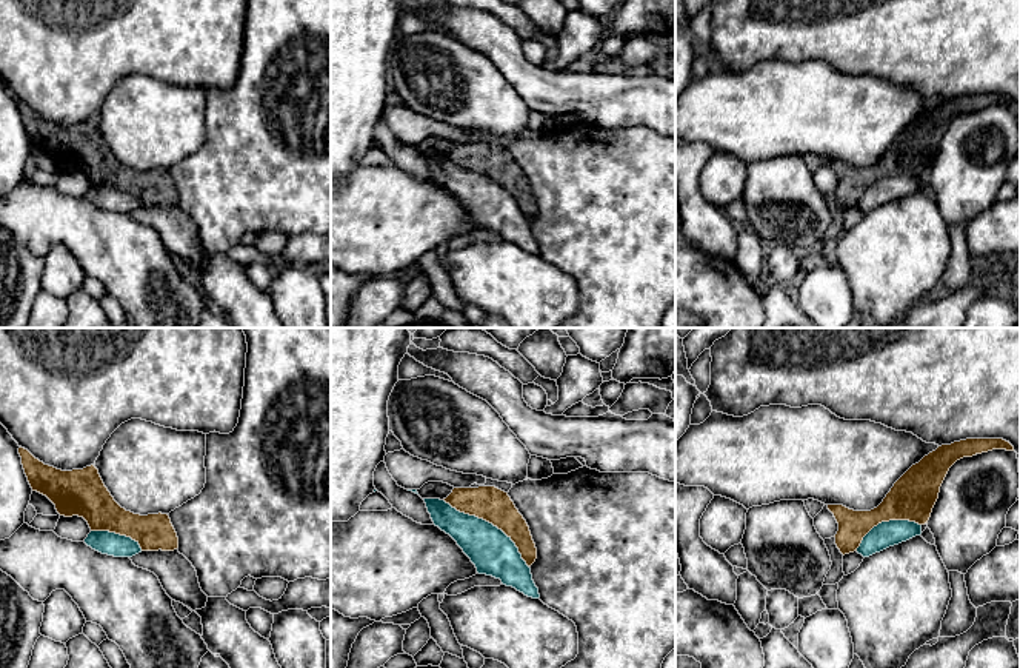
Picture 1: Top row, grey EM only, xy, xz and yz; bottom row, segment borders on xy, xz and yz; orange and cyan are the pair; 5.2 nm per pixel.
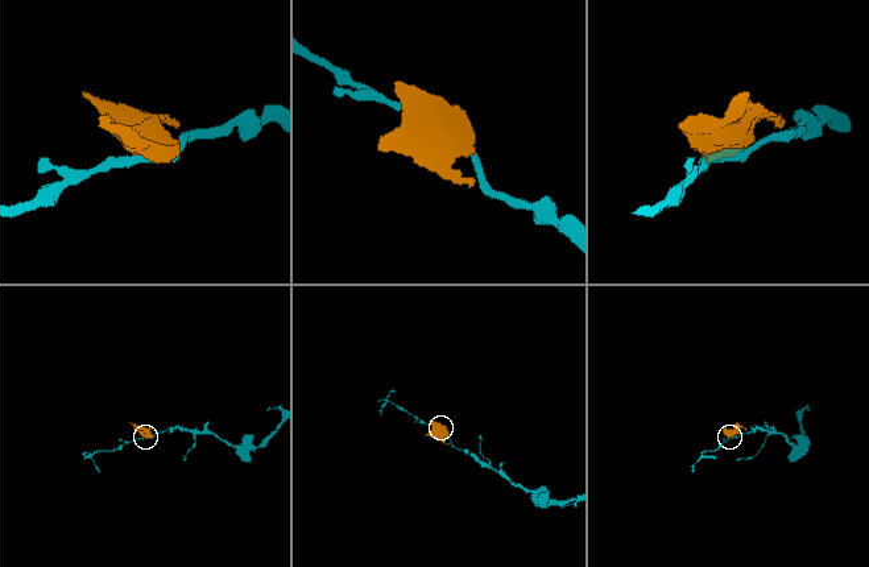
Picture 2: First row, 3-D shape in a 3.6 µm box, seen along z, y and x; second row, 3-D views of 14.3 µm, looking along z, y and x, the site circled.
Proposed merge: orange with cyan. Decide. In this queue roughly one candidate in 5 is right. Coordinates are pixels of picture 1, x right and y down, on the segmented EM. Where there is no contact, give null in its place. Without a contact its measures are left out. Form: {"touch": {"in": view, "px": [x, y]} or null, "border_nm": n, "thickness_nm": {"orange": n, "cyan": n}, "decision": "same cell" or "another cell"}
{"touch": {"in": "xz", "px": [491, 522]}, "border_nm": 550, "thickness_nm": {"orange": 180, "cyan": 240}, "decision": "another cell"}

